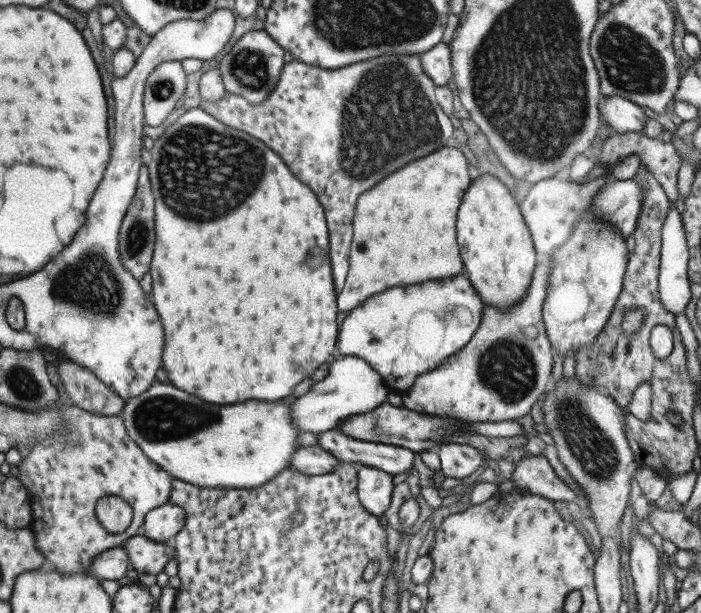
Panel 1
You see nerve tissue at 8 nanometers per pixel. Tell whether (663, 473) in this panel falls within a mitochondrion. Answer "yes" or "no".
no

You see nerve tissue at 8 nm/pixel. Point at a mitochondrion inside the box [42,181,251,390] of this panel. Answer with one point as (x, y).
(87, 281)

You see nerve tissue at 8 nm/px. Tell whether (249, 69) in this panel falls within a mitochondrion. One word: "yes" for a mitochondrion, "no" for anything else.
yes

